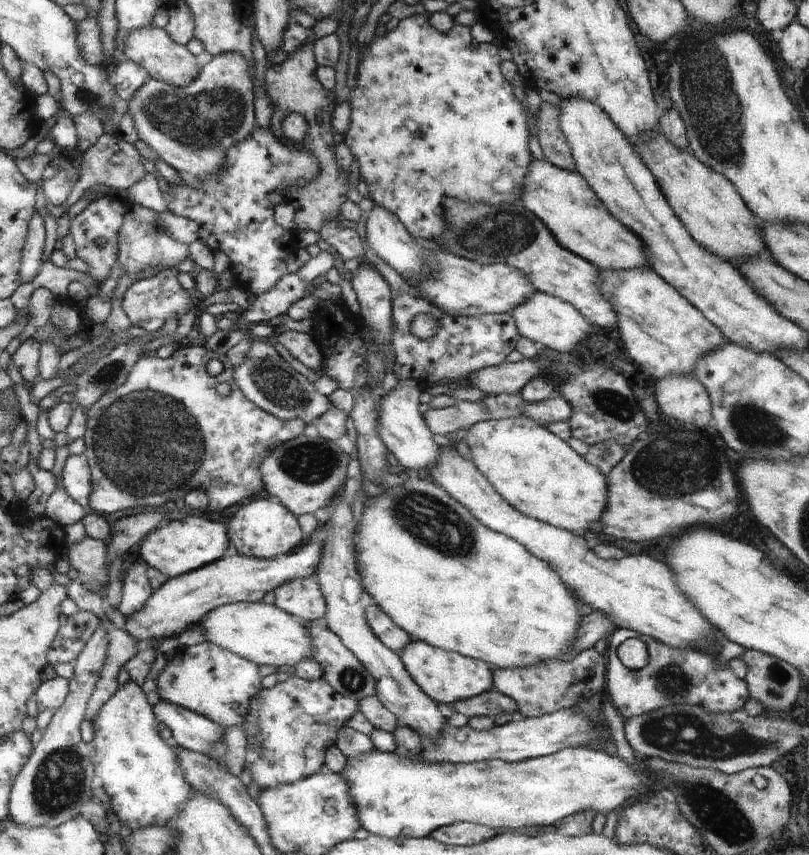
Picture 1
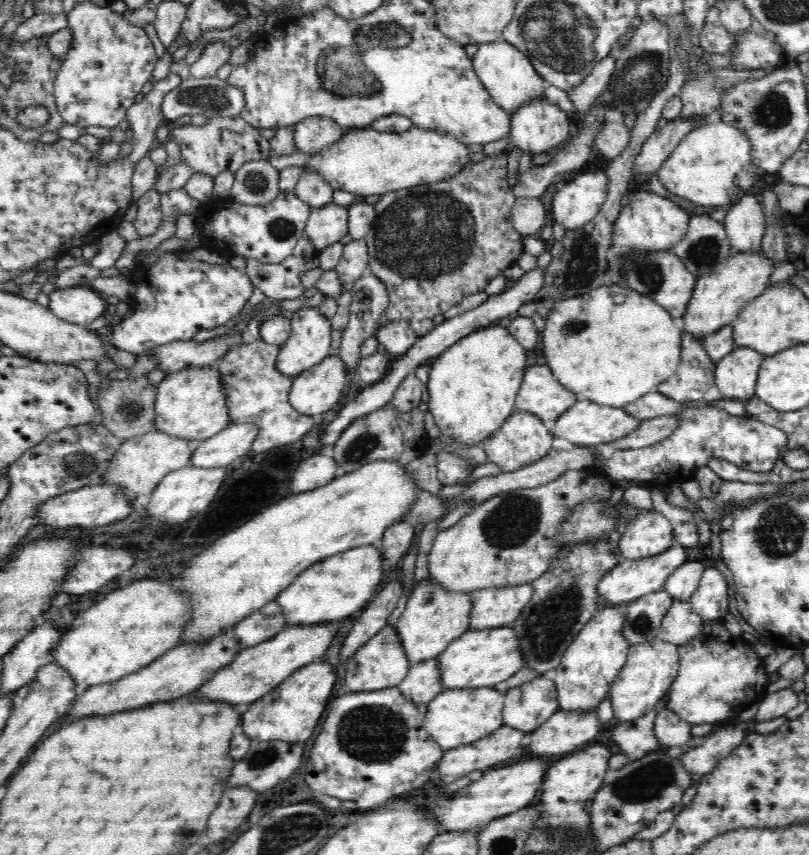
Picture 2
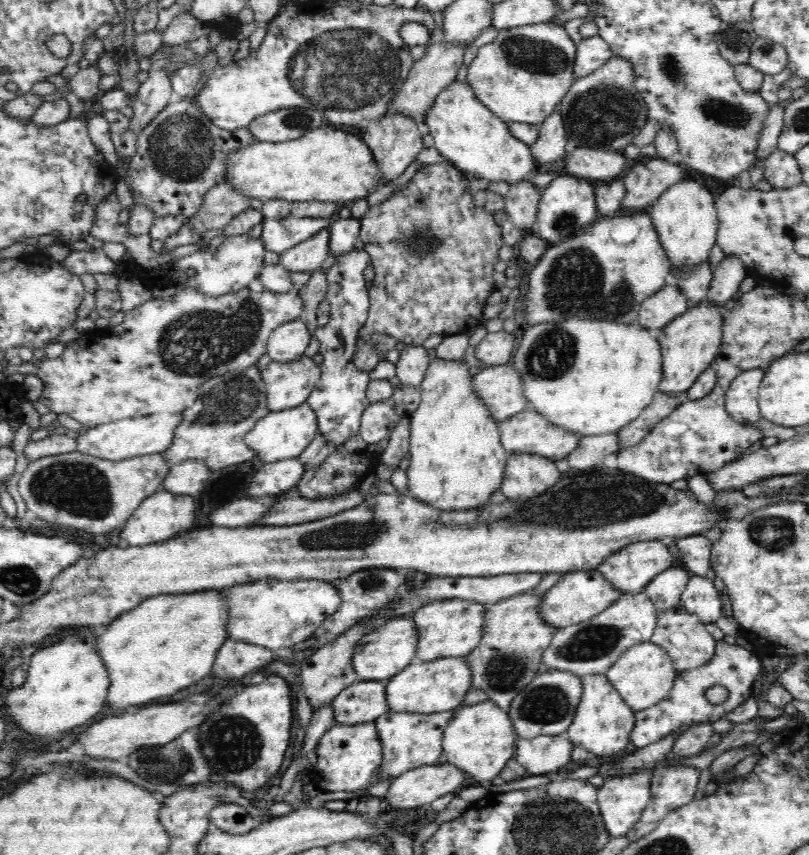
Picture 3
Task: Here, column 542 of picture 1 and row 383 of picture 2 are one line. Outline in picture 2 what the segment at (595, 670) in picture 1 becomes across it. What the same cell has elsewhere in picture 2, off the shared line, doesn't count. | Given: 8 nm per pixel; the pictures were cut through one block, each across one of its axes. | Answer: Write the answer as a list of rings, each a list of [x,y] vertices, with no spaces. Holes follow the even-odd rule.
[[[681,319],[678,323],[682,326],[682,351],[681,362],[676,372],[666,382],[662,382],[657,386],[660,393],[664,397],[682,403],[686,401],[695,401],[706,399],[715,401],[717,399],[724,399],[720,395],[714,382],[715,362],[710,359],[710,355],[704,349],[703,338],[696,337],[696,334],[686,333],[686,328],[681,324]]]

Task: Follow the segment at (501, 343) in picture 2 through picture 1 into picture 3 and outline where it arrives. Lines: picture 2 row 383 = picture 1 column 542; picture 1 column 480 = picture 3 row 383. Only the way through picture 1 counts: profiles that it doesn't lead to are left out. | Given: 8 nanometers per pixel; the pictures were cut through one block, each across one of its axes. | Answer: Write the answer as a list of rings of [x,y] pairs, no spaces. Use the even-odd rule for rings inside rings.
[[[436,359],[431,362],[422,382],[422,400],[410,420],[410,468],[408,490],[418,500],[440,510],[468,510],[488,501],[490,494],[502,485],[507,466],[507,452],[503,447],[500,425],[490,415],[480,393],[474,389],[476,370],[461,360]]]

